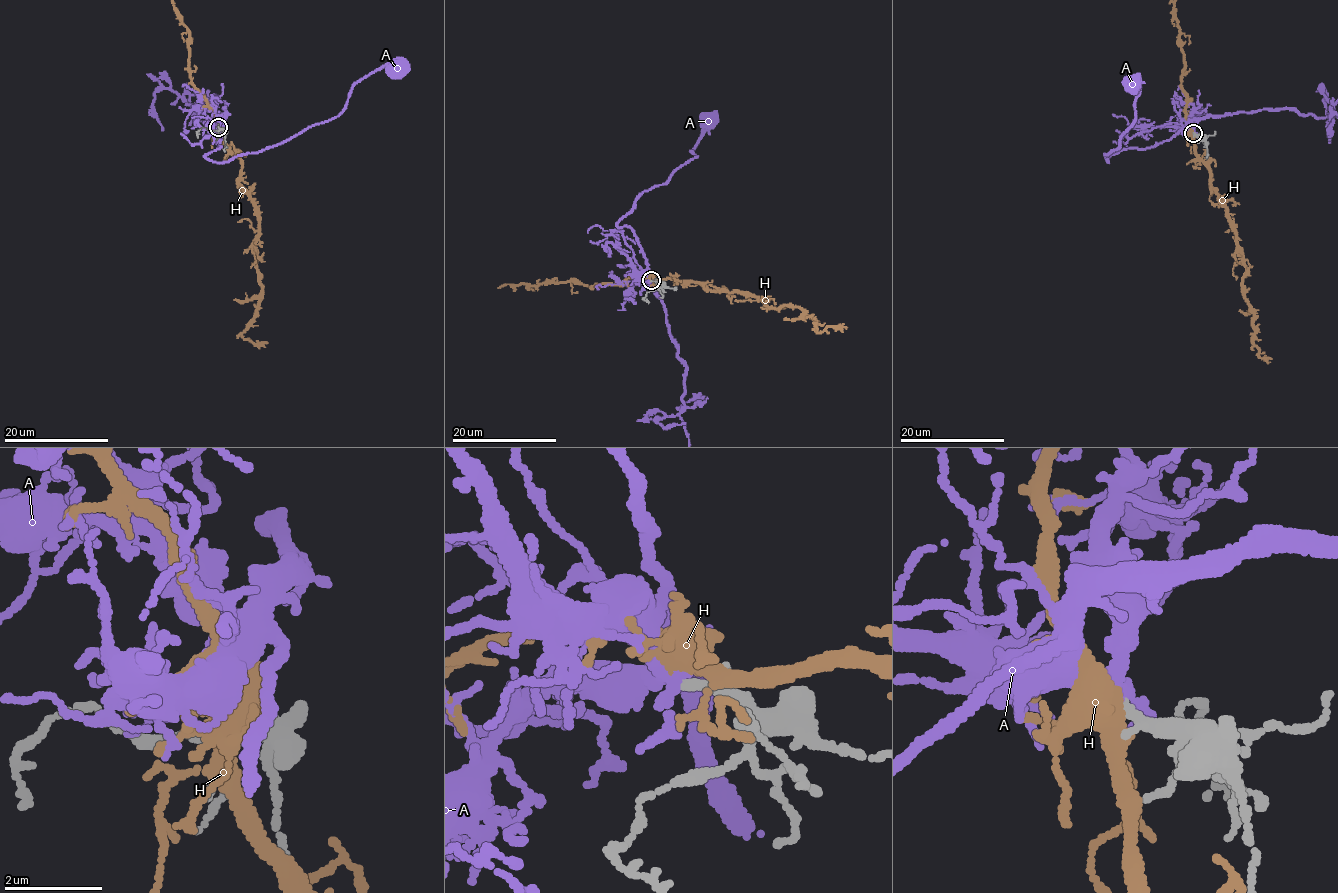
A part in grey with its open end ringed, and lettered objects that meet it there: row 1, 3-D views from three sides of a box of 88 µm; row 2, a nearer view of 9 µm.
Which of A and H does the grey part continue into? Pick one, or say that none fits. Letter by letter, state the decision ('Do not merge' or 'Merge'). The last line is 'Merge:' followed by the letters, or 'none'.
A: Merge
H: Do not merge
Merge: A

